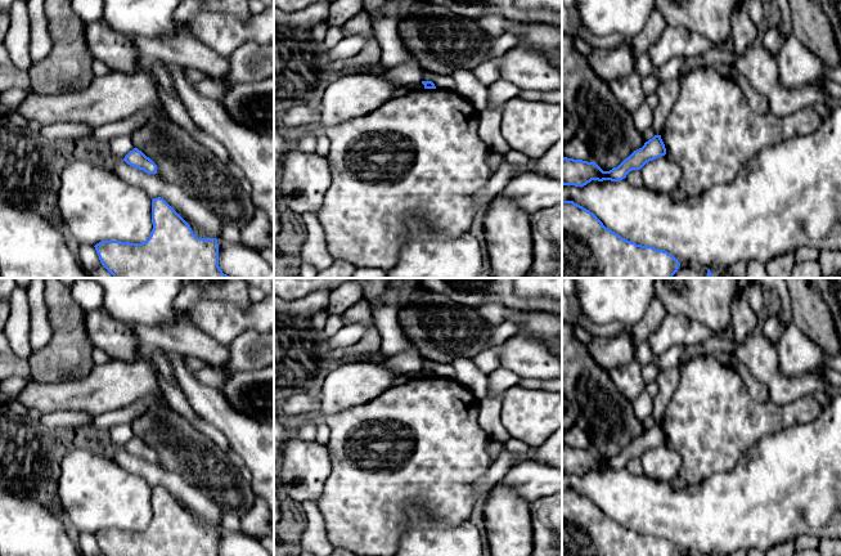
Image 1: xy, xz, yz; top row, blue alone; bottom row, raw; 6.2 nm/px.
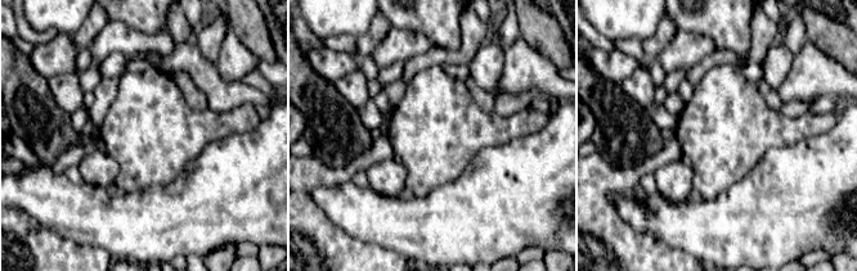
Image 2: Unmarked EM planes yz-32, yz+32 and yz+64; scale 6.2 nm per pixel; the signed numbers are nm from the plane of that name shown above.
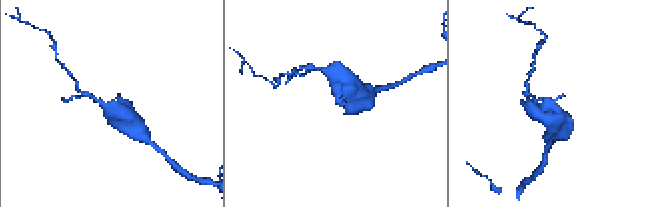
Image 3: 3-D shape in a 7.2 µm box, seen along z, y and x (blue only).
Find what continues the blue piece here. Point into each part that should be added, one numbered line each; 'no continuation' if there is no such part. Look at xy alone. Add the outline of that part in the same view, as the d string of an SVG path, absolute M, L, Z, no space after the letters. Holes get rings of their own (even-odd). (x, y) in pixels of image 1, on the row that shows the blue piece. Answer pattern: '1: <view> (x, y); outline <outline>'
no continuation

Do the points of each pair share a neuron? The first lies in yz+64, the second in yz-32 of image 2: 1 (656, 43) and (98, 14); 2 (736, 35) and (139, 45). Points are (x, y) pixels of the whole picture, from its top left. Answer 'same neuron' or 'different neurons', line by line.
1: same neuron
2: different neurons

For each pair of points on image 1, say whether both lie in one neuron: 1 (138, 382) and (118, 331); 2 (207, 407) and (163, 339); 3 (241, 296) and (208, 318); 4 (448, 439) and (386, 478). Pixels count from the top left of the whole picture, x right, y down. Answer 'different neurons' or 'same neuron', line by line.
1: different neurons
2: different neurons
3: different neurons
4: same neuron

